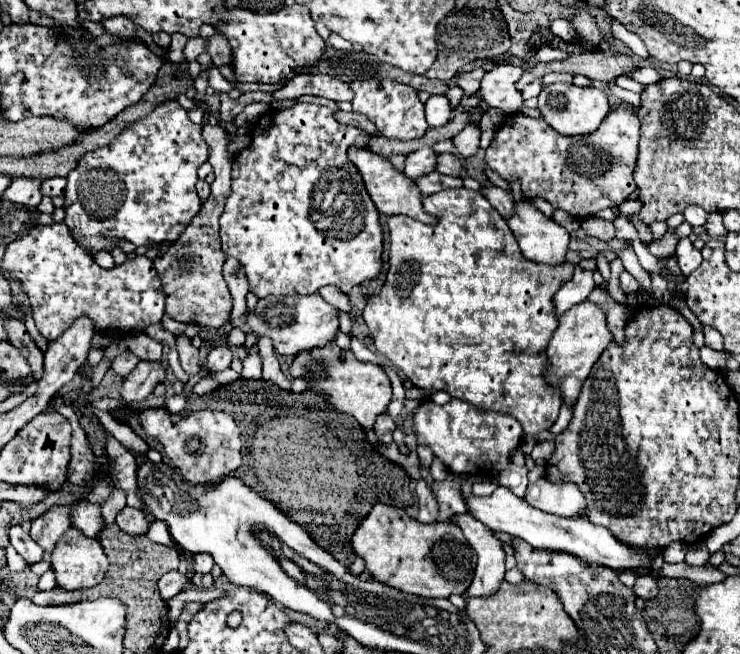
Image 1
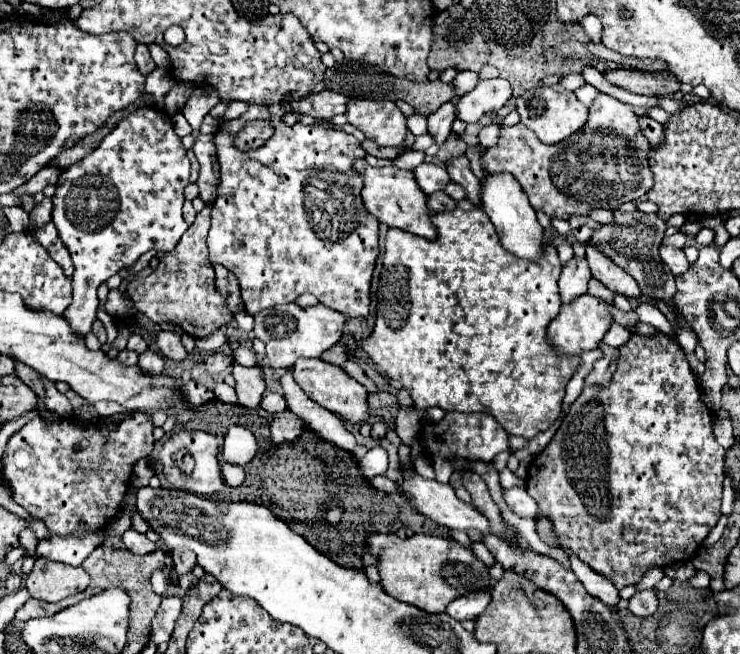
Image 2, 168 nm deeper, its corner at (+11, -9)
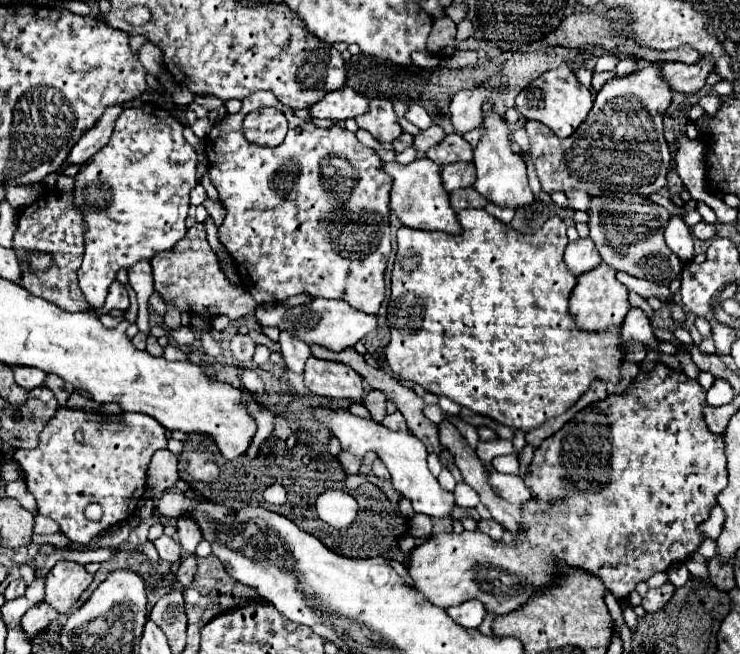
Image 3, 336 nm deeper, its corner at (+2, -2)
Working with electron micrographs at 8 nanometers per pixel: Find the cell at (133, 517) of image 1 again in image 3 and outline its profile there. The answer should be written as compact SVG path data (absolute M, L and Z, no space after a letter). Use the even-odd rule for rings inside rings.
M161 536L161 538L157 538L153 544L155 544L161 560L171 562L171 564L175 564L175 562L181 560L181 544L179 544L175 538Z

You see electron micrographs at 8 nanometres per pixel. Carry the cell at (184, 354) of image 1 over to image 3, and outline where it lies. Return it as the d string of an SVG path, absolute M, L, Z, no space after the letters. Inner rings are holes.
M167 306L163 320L165 320L167 328L171 328L171 330L179 330L181 328L181 318L179 318L179 312L175 310L175 306Z

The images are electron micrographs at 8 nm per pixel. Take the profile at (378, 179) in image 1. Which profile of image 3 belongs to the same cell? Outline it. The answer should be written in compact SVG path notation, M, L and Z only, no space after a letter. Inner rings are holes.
M415 158L411 164L385 162L383 172L393 176L391 190L391 210L397 214L403 226L419 230L441 230L447 234L461 234L461 224L457 222L457 212L449 206L449 192L441 186L441 168L429 158Z

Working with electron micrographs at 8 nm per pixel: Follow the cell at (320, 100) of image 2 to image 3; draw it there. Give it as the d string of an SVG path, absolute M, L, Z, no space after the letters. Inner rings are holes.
M341 88L341 90L329 92L323 100L313 104L309 110L315 118L349 120L365 114L369 110L369 100L357 94L353 88Z

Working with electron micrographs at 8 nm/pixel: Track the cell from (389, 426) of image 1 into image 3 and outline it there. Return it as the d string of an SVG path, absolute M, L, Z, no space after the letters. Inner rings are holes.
M399 412L387 414L387 416L385 416L385 420L383 420L383 426L385 426L385 428L389 428L389 430L407 430L405 418L403 418Z

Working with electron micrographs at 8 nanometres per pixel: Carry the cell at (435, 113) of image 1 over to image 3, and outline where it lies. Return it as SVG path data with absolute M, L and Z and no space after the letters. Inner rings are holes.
M411 104L409 108L407 108L407 112L405 112L405 118L411 122L411 124L415 124L419 130L427 130L431 124L433 124L433 120L431 120L431 116L425 112L425 108L421 108L419 104Z

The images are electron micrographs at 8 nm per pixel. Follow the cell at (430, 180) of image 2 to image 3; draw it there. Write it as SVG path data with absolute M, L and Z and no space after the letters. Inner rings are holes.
M453 162L443 166L441 172L443 178L443 186L451 192L451 190L459 190L459 188L469 188L473 186L473 178L475 178L475 166L473 162Z

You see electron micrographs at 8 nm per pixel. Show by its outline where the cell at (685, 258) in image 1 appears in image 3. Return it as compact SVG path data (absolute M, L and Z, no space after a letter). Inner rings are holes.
M671 216L665 228L667 246L681 258L681 262L693 260L693 236L681 216Z

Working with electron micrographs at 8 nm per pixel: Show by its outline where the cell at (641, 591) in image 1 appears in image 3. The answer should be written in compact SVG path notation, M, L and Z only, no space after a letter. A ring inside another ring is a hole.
M671 582L663 584L661 588L649 590L647 596L643 598L643 608L645 608L647 612L657 612L657 610L661 610L661 608L669 602L669 598L671 598L673 594L675 594L675 586L673 586Z

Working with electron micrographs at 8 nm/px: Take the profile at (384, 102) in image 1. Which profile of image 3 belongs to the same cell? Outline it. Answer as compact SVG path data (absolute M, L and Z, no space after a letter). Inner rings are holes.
M373 98L369 104L369 112L359 116L357 124L359 128L371 132L379 142L393 142L403 132L395 120L397 116L387 98Z

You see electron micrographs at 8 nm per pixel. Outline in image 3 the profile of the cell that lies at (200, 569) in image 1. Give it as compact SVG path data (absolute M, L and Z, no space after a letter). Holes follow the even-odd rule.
M179 518L177 520L177 536L179 536L179 542L183 546L185 552L193 554L197 544L201 542L201 530L197 526L197 522L193 518Z

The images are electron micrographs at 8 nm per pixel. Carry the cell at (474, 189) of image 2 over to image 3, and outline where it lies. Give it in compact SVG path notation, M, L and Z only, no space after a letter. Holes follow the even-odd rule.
M451 132L451 134L445 134L443 142L429 148L425 152L425 156L439 166L453 164L453 162L471 162L473 160L473 148L469 146L469 142L463 140L463 136Z

